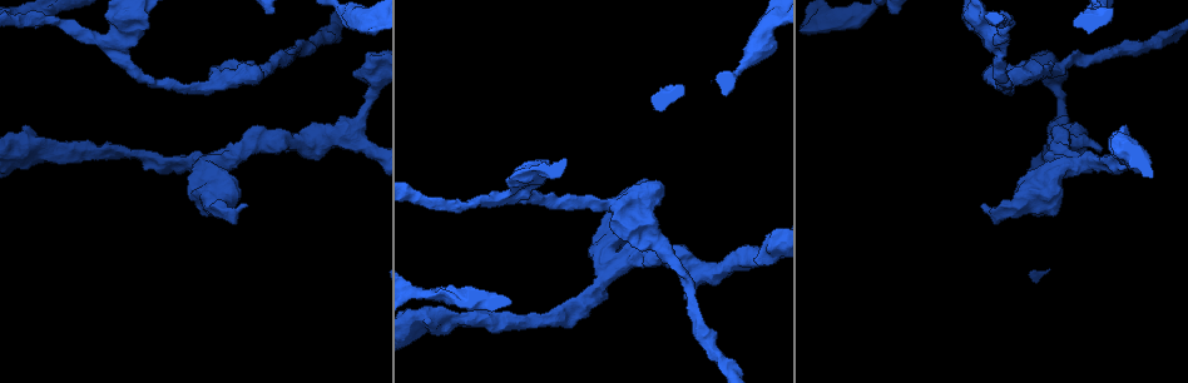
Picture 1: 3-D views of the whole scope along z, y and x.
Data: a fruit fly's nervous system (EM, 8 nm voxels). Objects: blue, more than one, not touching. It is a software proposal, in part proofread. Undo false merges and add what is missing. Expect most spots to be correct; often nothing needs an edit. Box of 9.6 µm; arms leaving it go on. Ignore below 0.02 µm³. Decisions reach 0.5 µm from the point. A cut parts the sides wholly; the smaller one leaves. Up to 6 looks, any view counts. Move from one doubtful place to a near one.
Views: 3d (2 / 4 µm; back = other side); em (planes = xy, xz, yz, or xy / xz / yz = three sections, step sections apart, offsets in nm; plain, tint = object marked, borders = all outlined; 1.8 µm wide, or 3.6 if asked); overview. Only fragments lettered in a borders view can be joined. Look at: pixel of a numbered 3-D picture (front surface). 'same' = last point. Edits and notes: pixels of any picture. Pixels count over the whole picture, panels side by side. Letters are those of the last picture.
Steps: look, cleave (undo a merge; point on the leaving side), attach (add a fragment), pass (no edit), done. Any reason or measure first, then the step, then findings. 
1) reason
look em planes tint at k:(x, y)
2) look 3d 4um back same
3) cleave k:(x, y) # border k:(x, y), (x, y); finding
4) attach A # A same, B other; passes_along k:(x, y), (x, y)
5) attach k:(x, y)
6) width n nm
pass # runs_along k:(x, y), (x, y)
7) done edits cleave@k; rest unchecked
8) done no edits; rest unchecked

sharp bend
look em yz step 8 borders at 1:(1064, 165)

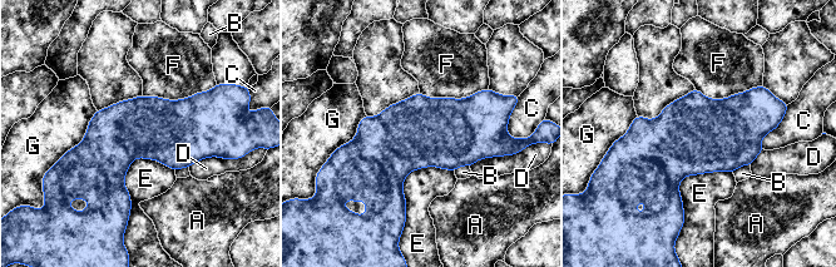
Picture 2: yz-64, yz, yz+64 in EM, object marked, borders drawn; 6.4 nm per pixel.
width 400 nm
pass # A other, B other, C other, D other, E other, F other, G other; border 2:(173, 168), (132, 162), (128, 216); one cell here

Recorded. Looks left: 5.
branch stops here
look em planes tint at 1:(246, 205)

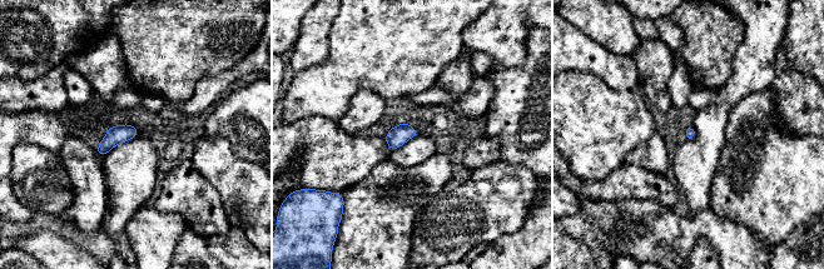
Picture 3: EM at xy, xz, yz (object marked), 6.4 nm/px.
see the neighbours
look em planes borders same

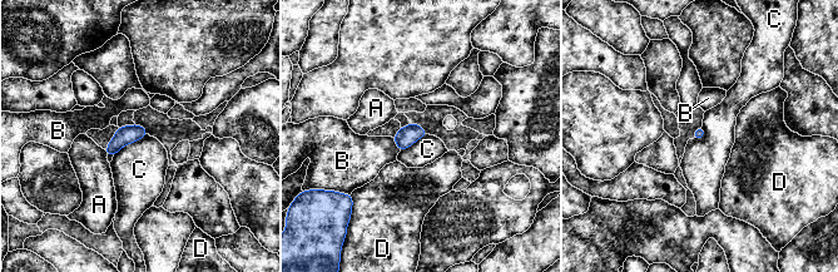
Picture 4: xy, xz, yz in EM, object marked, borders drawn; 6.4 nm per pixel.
pass # A other, B other, C other, D other; border 4:(148, 134), (125, 144), (114, 156); none of them fits

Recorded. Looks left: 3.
branch point
look em 3.6um planes plain at 1:(31, 152)

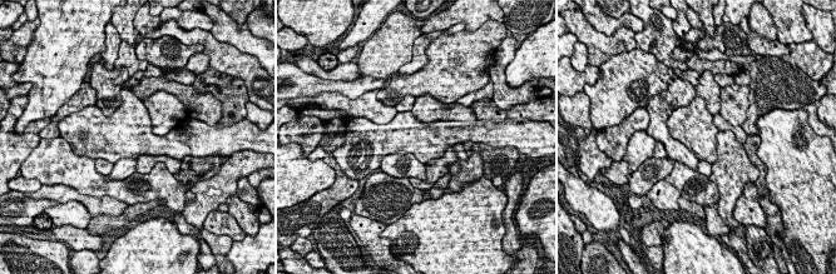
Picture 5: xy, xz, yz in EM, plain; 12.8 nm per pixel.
look em 3.6um planes borders same

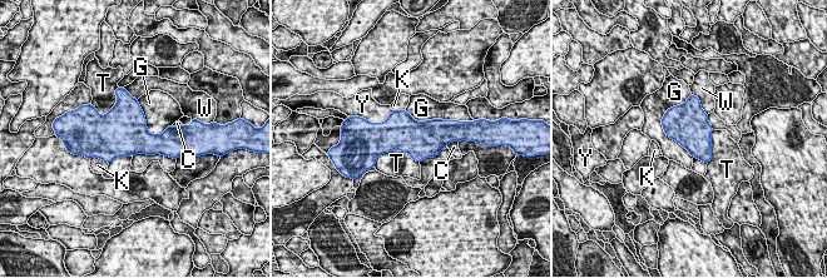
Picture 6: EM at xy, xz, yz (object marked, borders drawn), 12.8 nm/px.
width 480 nm
pass # C other, G other, K other, T other, W other, Y other; border 6:(689, 95), (662, 128), (693, 157); one cell here

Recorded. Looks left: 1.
done no edits; rest unchecked

